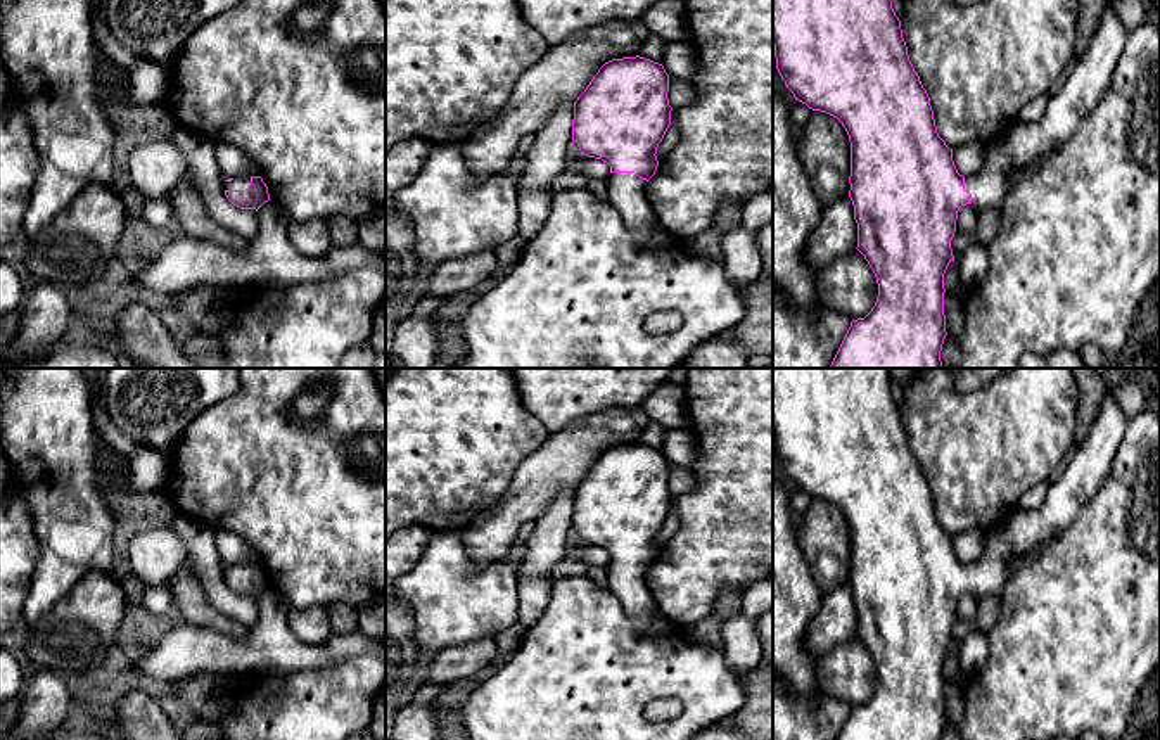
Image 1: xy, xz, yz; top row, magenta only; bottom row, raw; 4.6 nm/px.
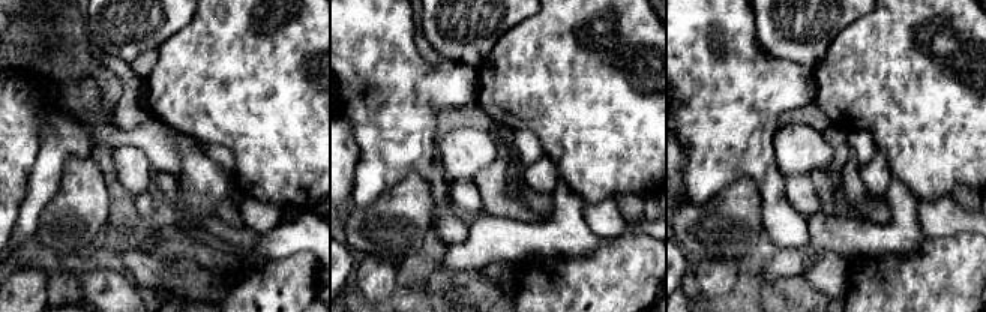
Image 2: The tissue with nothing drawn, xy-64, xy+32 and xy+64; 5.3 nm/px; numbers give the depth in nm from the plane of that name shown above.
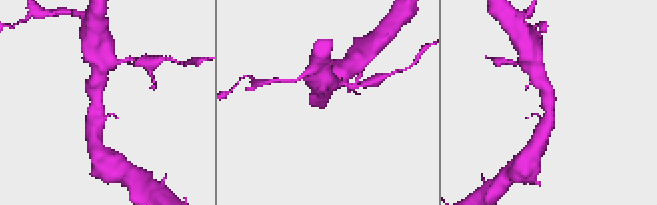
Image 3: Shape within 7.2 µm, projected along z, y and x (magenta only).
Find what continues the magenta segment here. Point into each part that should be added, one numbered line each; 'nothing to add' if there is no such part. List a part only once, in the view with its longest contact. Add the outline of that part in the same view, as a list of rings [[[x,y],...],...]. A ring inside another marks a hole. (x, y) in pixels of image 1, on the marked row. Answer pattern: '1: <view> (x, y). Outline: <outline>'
1: xz (626, 191). Outline: [[[610,173],[607,201],[619,211],[638,247],[662,246],[671,240],[647,197],[647,180],[634,173]]]

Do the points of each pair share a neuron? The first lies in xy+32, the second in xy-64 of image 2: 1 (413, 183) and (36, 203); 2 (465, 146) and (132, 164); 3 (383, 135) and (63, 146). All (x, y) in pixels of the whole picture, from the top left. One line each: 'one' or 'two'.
1: two
2: one
3: one

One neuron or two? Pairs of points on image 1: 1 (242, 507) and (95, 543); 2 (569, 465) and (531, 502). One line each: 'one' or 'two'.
1: two
2: one

